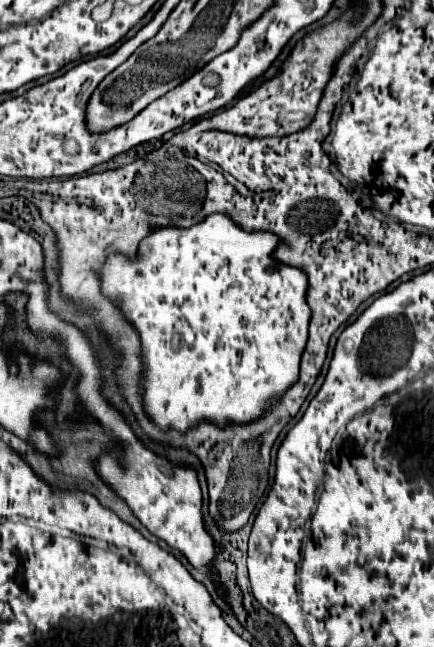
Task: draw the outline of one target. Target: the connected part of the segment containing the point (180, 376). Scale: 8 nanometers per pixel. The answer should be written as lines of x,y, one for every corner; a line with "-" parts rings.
210,214
204,218
204,222
190,226
190,228
176,228
176,226
156,226
150,230
146,238
140,240
138,250
134,256
126,254
110,254
110,258
102,264
98,270
100,274
100,288
102,294
112,300
122,316
136,328
140,336
140,388
142,388
142,401
148,418
160,428
160,430
176,430
180,434
186,434
192,428
198,428
204,422
212,422
220,428
228,428
232,424
252,424
266,416
270,402
280,402
284,398
284,390
288,392
300,376
300,358
304,352
304,346
308,342
308,326
310,326
310,306
306,302
308,292
308,276
302,270
296,270
294,266
282,266
282,262
276,262
272,258
272,252
278,250
280,238
272,232
244,232
244,228
228,214

